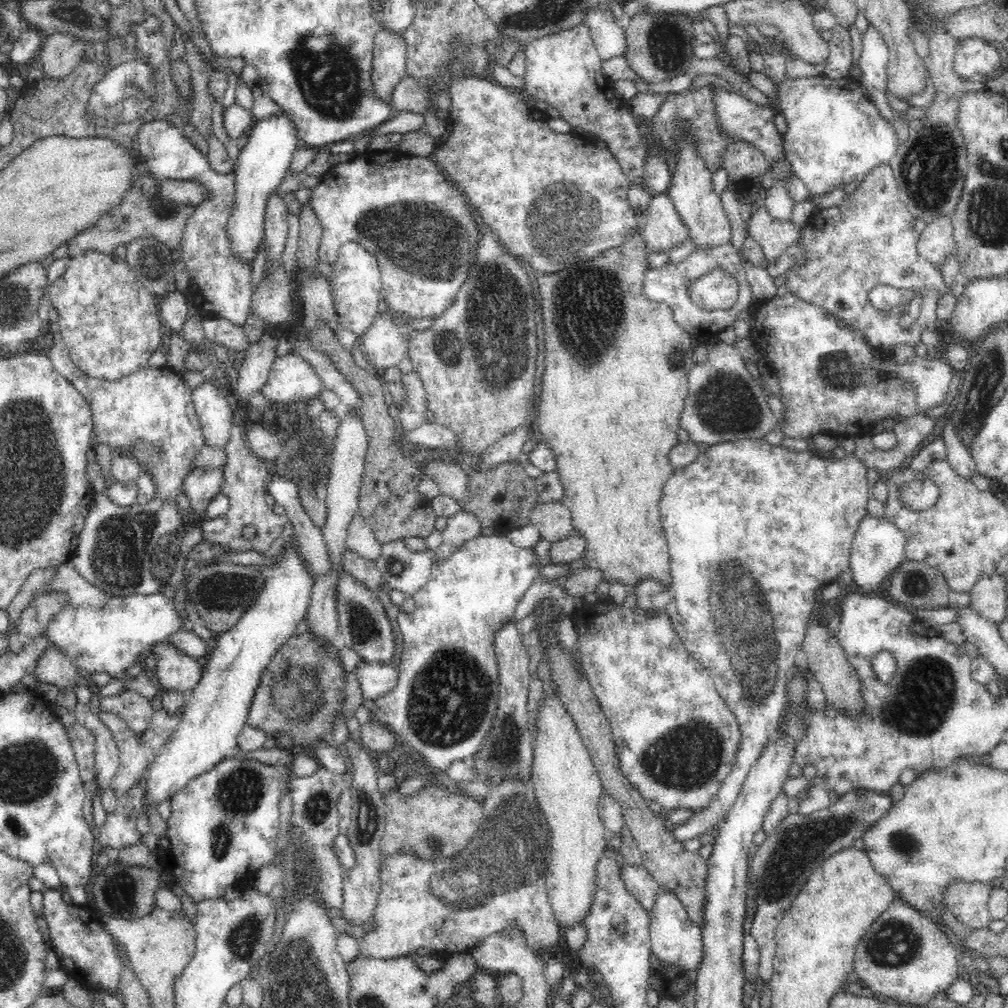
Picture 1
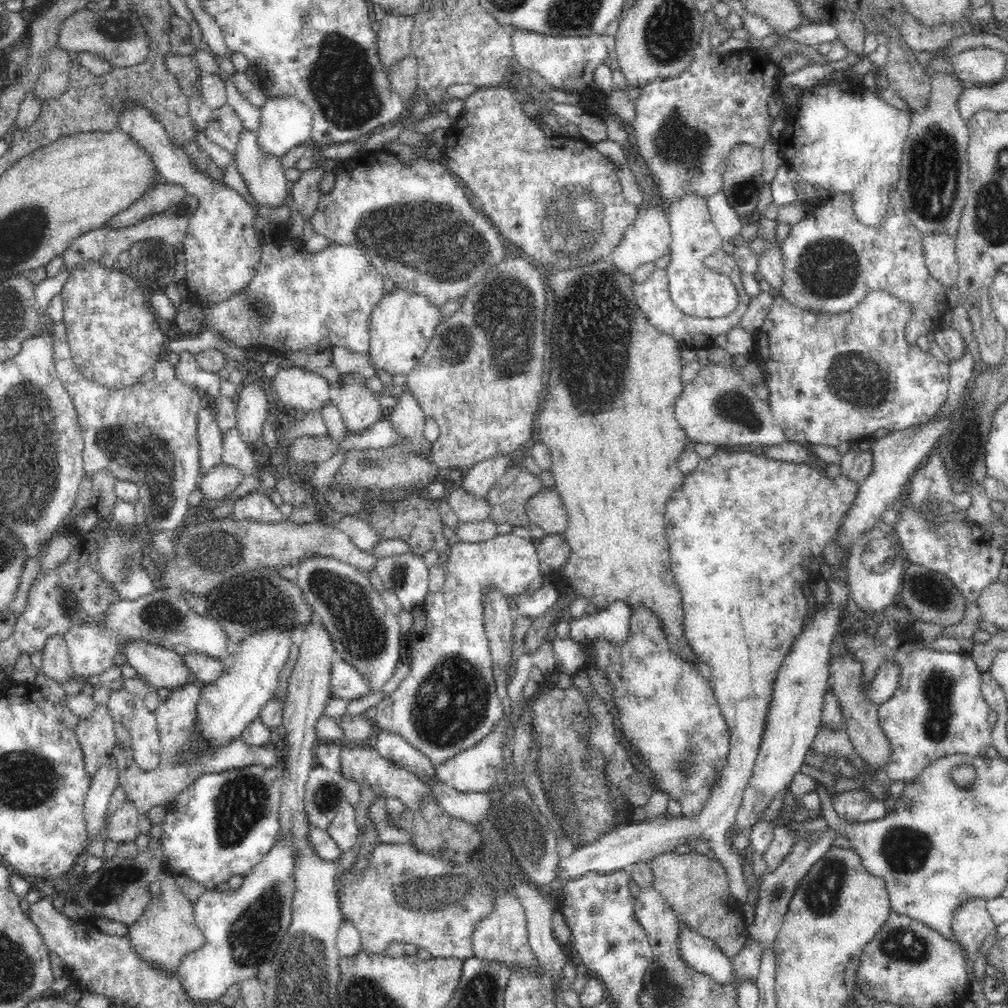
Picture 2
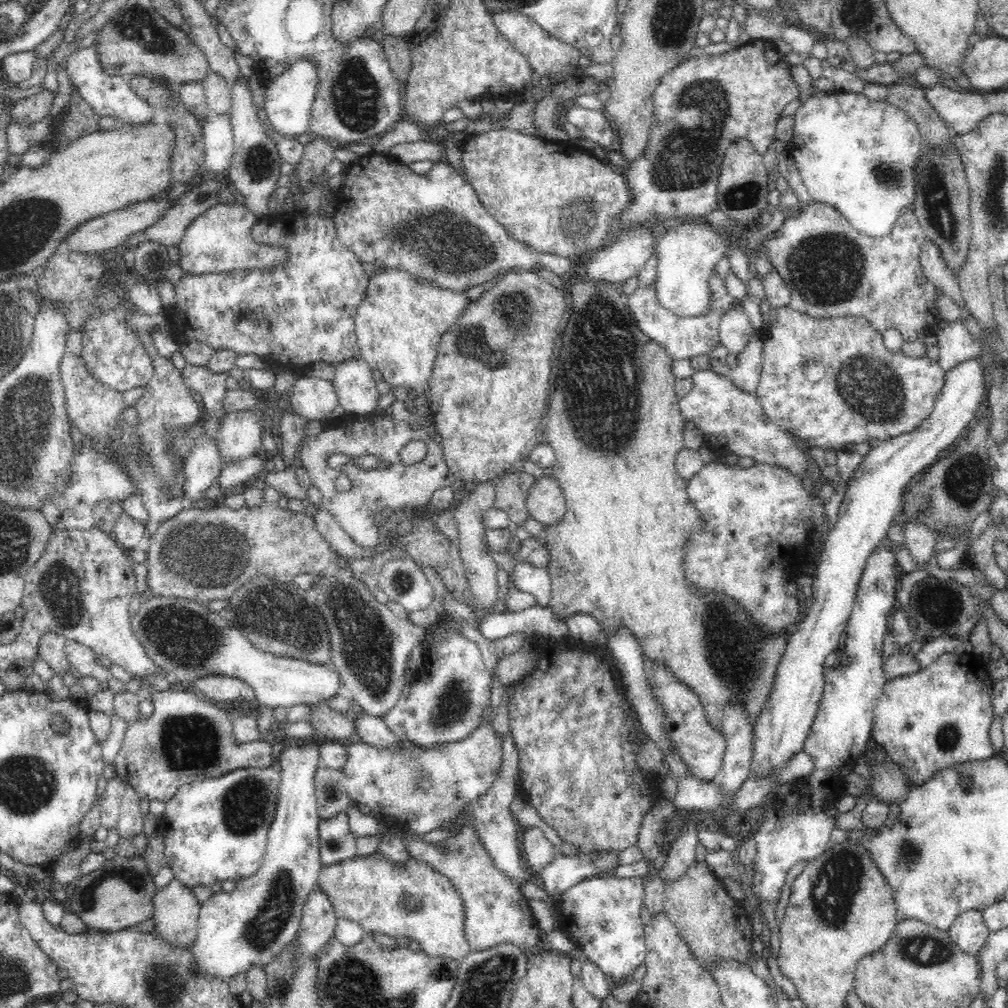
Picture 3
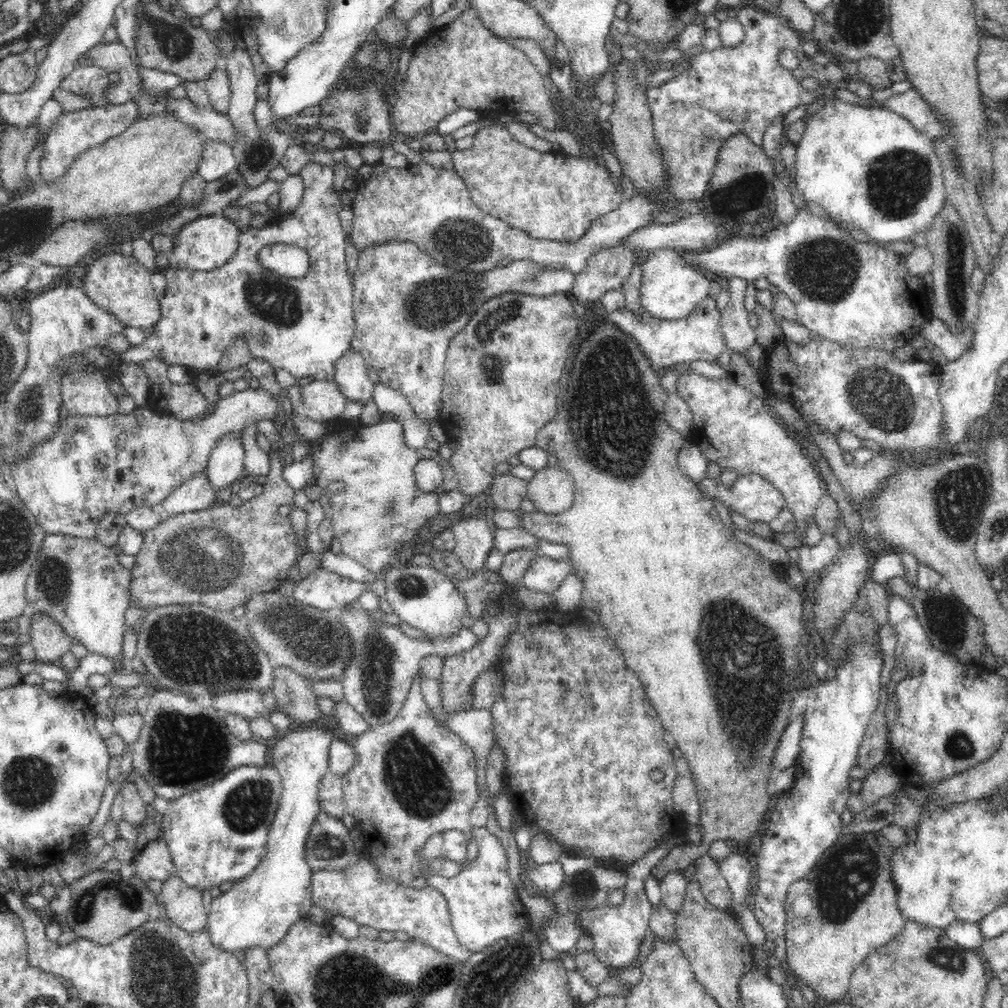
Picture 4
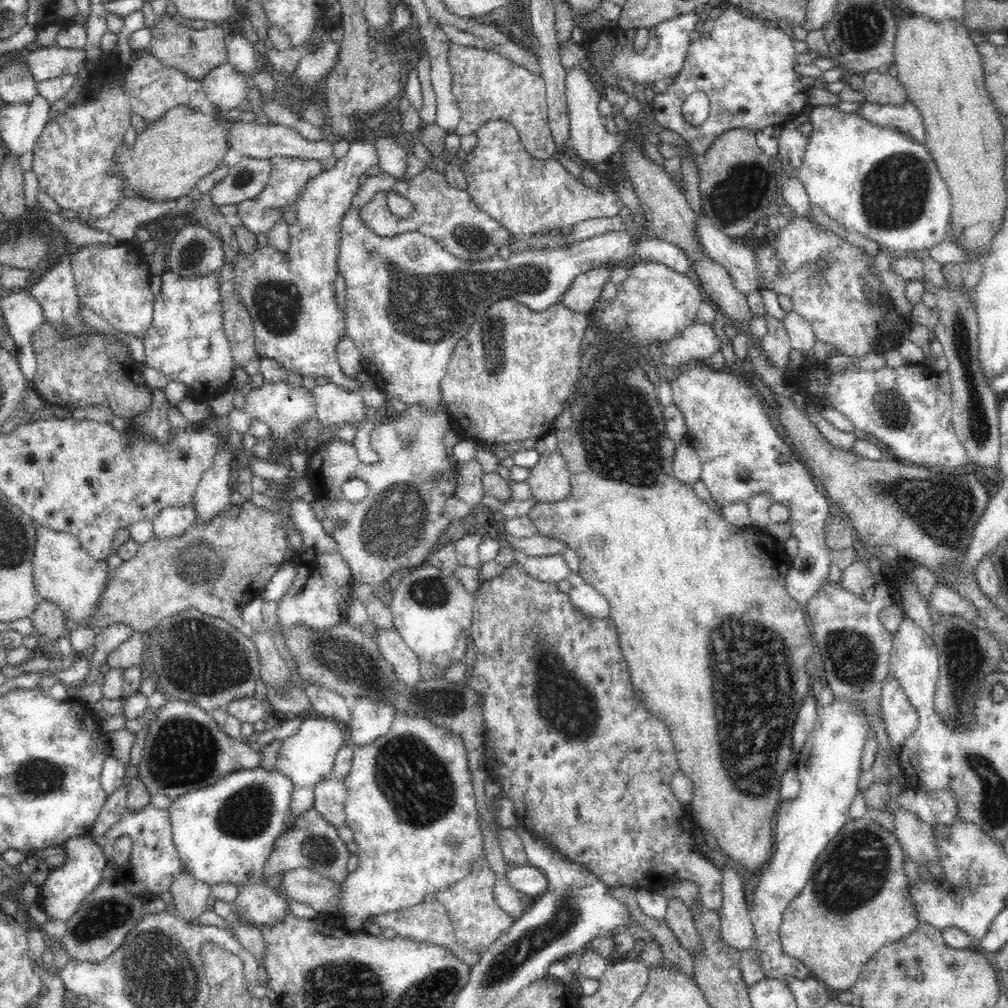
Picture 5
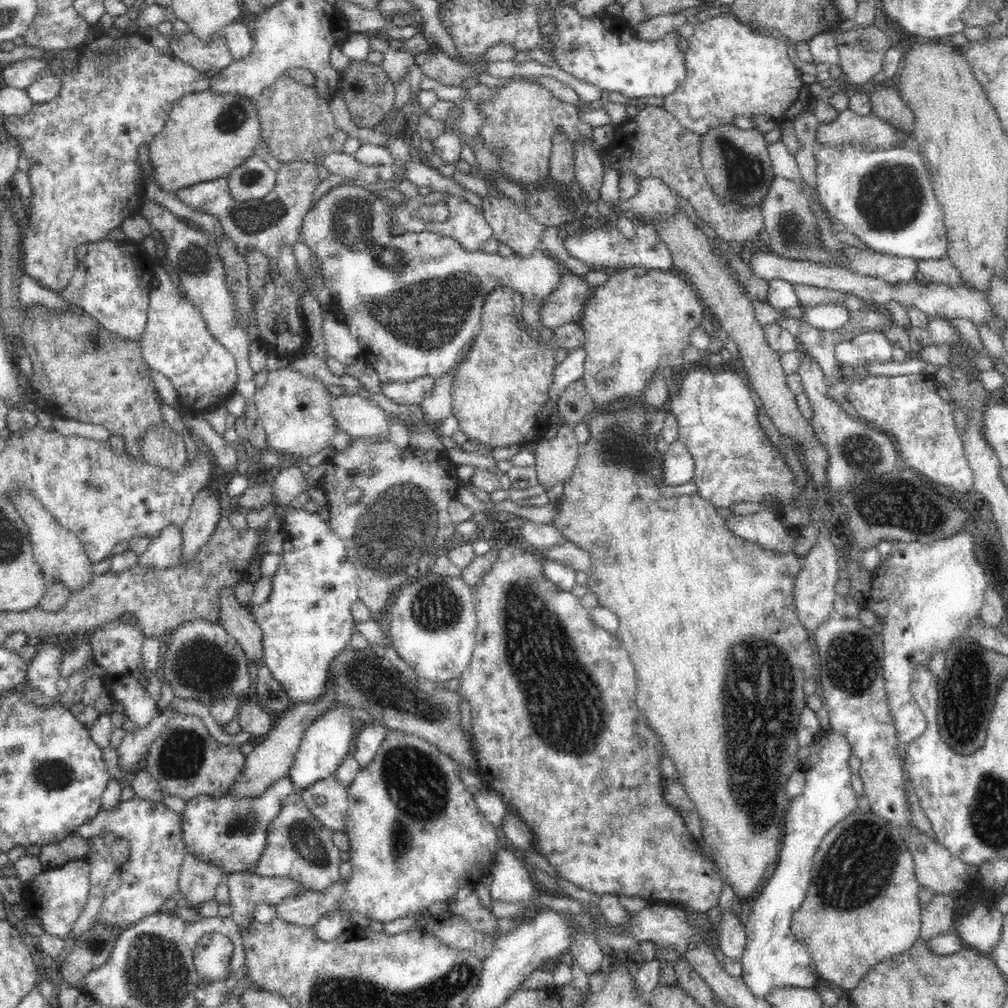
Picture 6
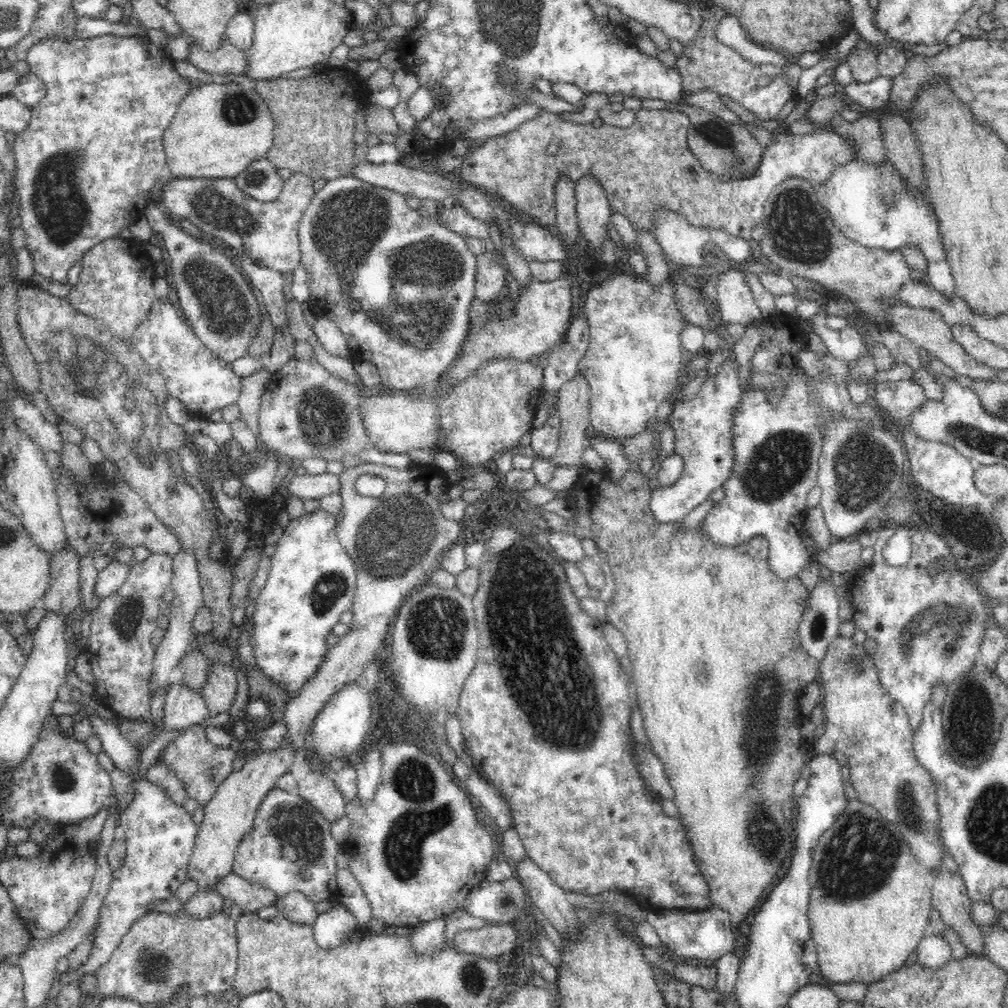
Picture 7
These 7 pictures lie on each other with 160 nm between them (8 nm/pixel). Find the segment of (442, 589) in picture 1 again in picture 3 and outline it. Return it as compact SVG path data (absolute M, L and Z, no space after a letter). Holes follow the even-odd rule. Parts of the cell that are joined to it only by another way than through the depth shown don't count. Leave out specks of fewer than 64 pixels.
M514 562L514 585L516 589L536 597L539 606L549 606L551 597L551 576L547 568L528 564L527 562ZM454 630L444 632L428 648L422 678L404 686L400 700L383 720L400 740L408 740L418 747L459 743L484 722L483 712L490 708L492 677L482 662L478 645Z

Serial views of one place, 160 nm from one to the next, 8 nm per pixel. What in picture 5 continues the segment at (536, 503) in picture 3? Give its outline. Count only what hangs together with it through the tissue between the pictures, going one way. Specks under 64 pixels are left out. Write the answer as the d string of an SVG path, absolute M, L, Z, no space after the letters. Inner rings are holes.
M560 451L540 455L538 464L530 472L527 482L538 502L563 501L571 495L571 472Z

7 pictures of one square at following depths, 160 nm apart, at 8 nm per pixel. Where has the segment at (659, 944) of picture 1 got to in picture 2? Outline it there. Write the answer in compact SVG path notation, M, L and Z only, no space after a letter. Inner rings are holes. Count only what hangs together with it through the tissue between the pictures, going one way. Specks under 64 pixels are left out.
M683 921L677 922L677 954L684 959L685 966L710 976L718 986L734 980L732 959L716 943L688 928Z

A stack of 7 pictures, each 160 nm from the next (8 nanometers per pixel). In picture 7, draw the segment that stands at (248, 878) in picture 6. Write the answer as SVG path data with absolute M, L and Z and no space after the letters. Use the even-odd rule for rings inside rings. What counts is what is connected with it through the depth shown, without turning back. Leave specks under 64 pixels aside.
M232 872L215 884L213 892L223 899L234 900L235 907L246 912L256 913L258 909L274 905L275 894L264 886L252 884Z

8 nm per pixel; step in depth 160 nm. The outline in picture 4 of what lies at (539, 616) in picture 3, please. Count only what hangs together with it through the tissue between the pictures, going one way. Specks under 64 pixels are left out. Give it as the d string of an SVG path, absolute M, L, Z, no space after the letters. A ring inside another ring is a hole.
M357 601L335 611L351 640L352 657L341 679L345 699L370 727L387 724L398 716L422 660L430 656L442 659L455 656L471 650L480 642L468 628L461 629L454 637L437 641L408 638L400 631L400 626L374 621L371 613L362 609Z

